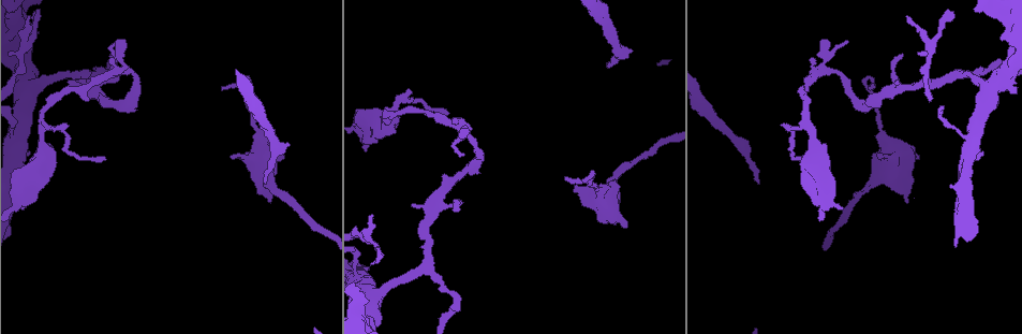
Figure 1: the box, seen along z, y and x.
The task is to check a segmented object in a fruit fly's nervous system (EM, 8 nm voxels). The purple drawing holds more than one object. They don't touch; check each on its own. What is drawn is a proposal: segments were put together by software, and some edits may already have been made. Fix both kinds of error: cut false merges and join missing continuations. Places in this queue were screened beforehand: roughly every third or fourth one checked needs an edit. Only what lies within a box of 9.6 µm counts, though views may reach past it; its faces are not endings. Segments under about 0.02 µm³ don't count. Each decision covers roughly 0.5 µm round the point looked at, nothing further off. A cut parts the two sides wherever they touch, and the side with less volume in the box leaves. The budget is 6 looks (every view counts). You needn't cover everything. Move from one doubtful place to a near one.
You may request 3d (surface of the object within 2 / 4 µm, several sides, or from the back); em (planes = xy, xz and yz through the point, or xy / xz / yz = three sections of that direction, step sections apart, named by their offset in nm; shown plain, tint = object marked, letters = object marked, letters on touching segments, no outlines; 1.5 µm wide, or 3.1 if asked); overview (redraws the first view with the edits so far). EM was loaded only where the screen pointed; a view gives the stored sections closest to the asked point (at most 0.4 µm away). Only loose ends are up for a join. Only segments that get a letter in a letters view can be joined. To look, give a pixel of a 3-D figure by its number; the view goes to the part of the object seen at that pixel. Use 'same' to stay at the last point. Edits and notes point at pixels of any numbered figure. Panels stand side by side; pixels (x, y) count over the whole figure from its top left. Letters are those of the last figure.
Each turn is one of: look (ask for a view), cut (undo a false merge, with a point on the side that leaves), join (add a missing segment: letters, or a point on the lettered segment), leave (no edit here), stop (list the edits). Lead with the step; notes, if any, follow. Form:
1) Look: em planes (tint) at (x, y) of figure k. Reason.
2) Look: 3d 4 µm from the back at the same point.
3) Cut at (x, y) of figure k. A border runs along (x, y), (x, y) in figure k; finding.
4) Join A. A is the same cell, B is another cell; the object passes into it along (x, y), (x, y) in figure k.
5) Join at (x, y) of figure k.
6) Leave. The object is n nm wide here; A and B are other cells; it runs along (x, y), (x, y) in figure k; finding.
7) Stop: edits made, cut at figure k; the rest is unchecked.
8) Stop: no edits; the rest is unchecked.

Look: em planes (letters) at (124, 70) of figure 1. Arms part here.

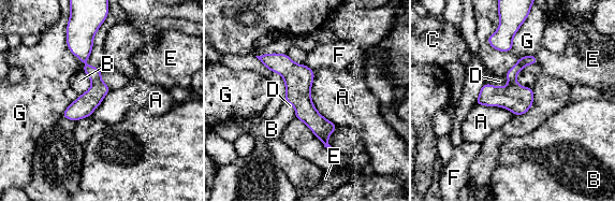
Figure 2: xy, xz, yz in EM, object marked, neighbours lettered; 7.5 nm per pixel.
Leave. A, B, C, D, E, F and G are other cells; continuous, no second neuron.

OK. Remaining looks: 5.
Look: 3d 2 µm at (882, 157) of figure 1. Branch stops here.

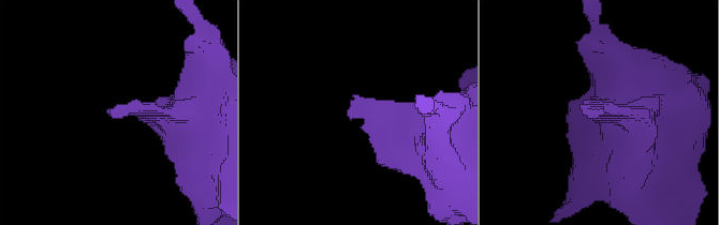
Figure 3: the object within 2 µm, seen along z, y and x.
Look: em planes (letters) at (351, 115) of figure 3.

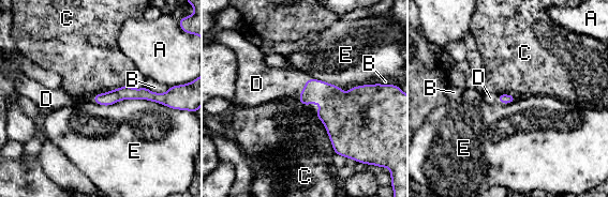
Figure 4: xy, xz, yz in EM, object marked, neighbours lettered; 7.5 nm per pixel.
Join at (271, 82) of figure 4. The object is 80 nm wide here; D is the same cell, A, B, C and E are other cells; the object passes into it along (334, 102), (304, 89), (271, 82) in figure 4; the neuron continues.

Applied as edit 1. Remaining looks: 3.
Stop: edits made, join at figure 4; the rest is unchecked.

